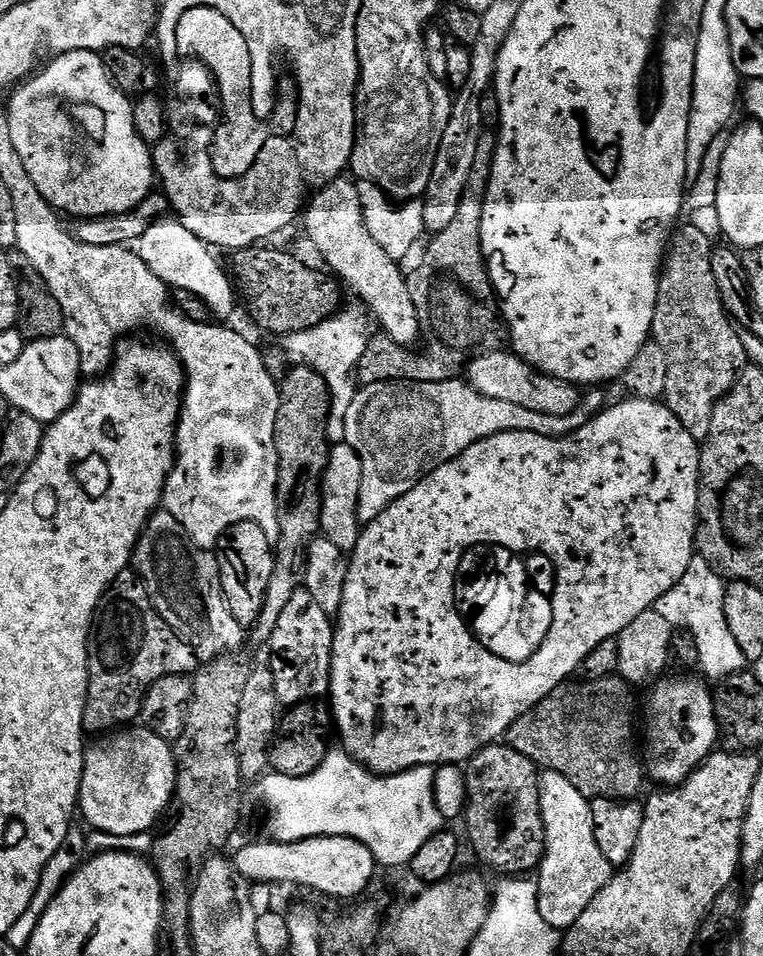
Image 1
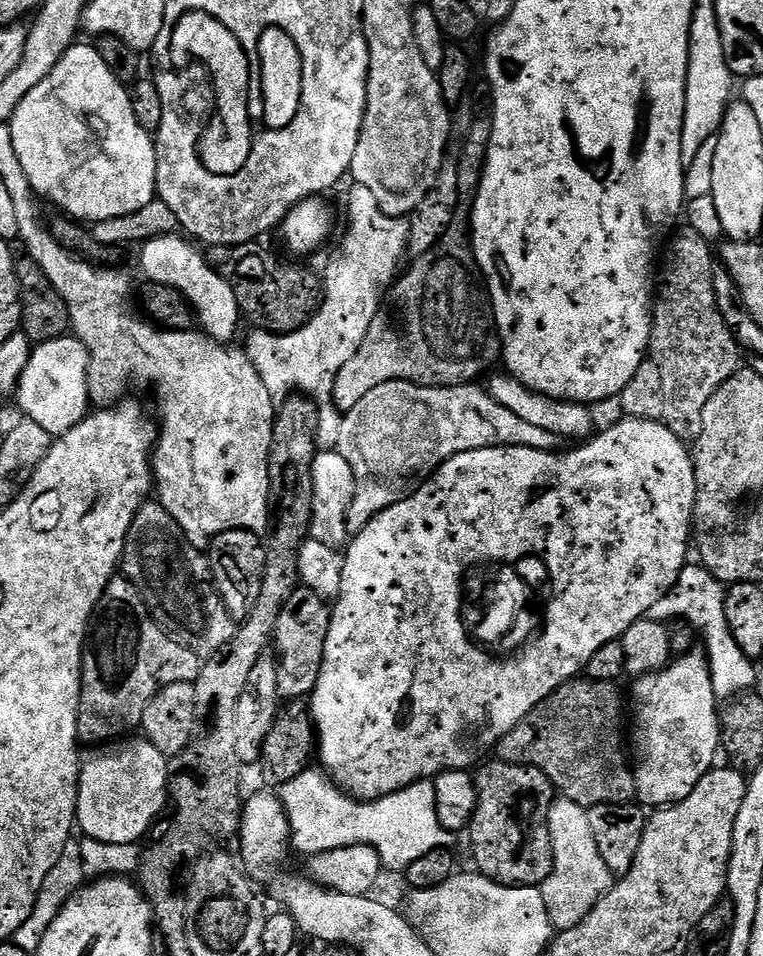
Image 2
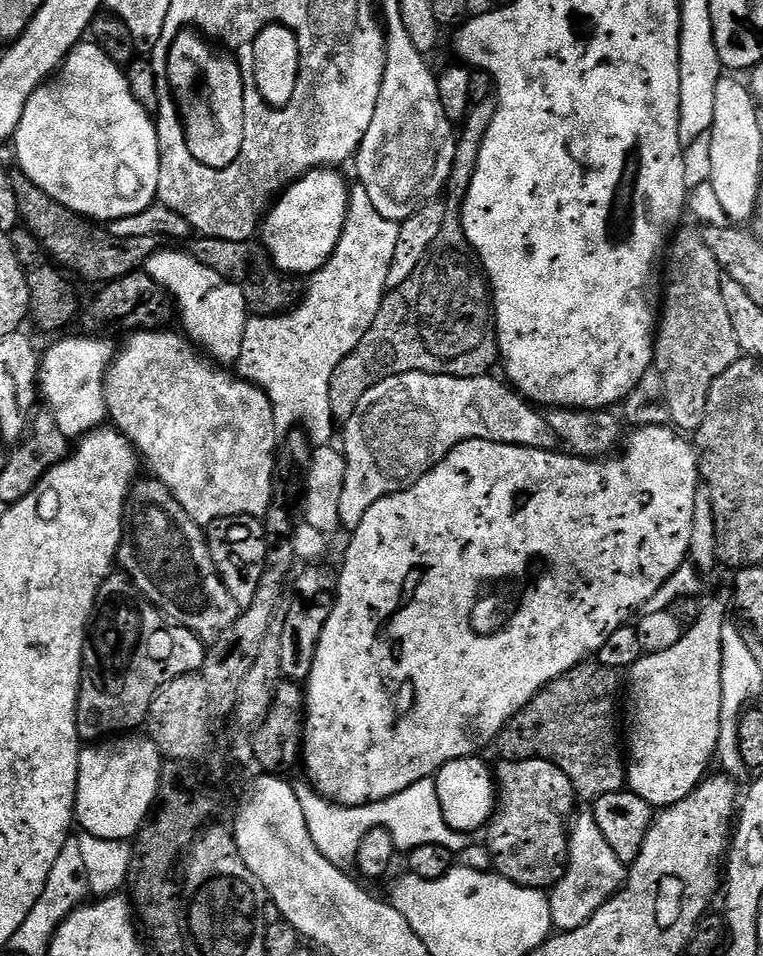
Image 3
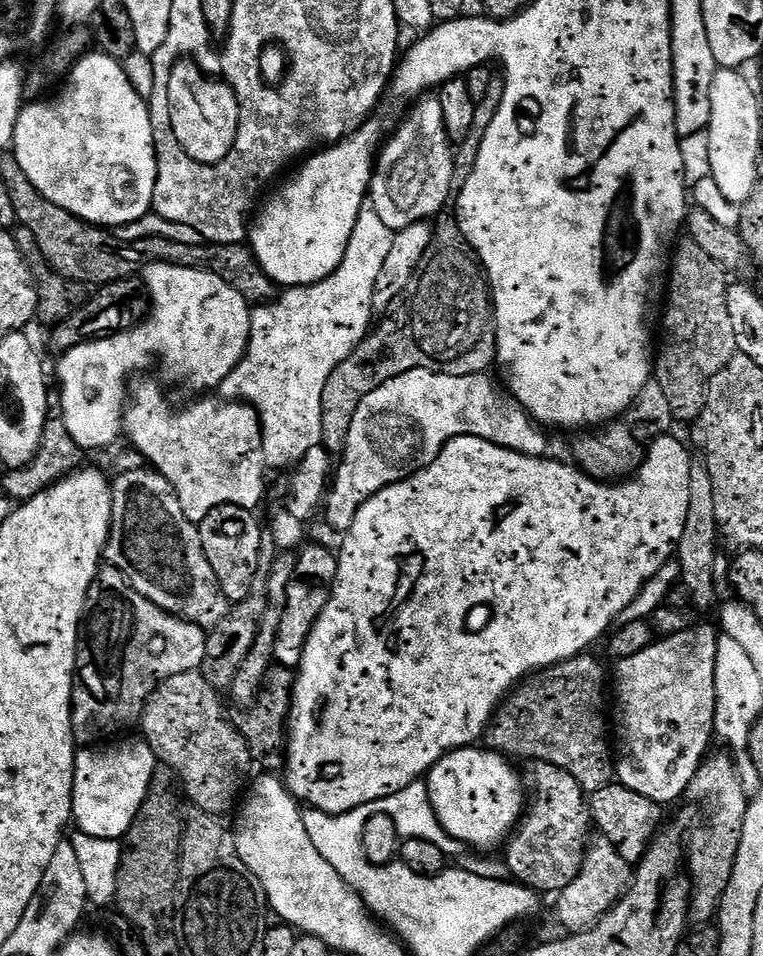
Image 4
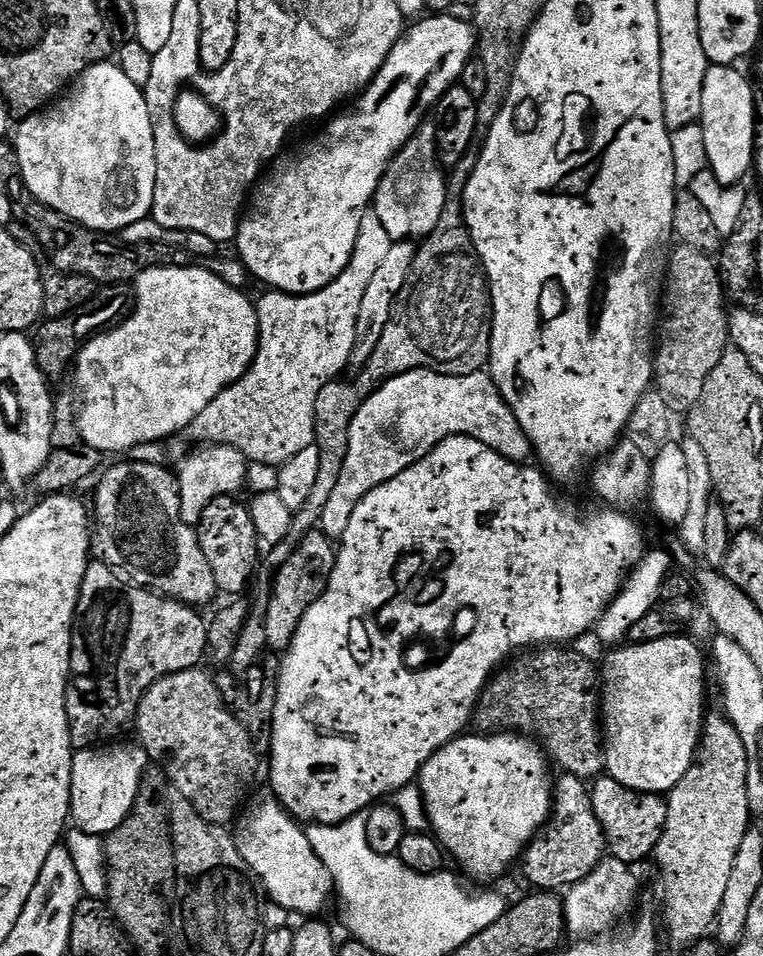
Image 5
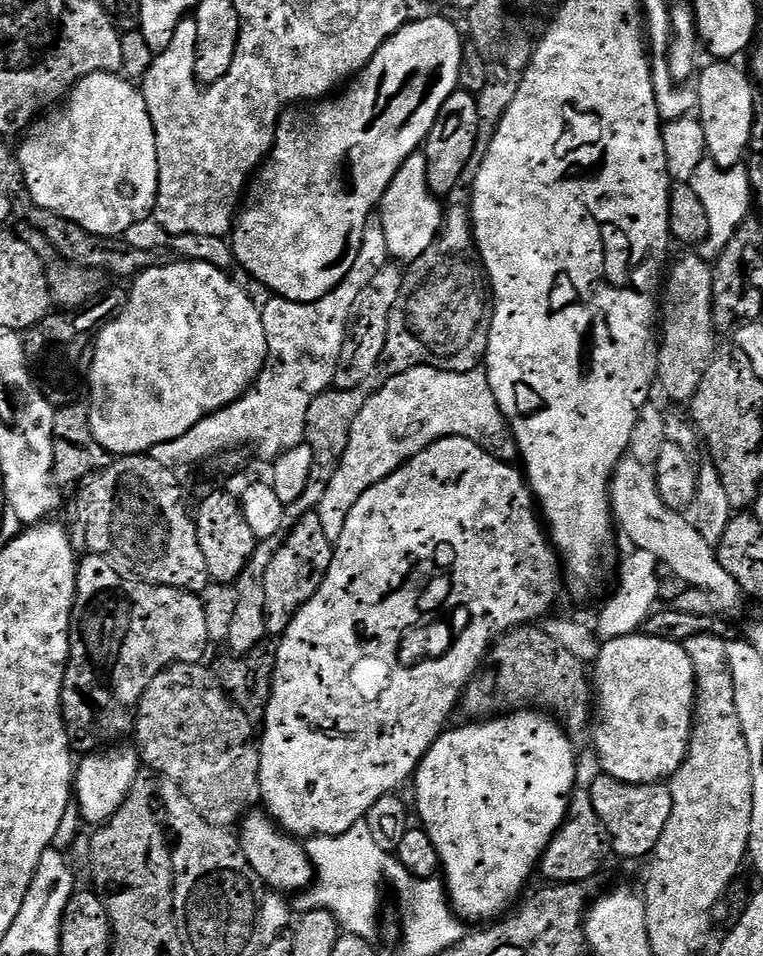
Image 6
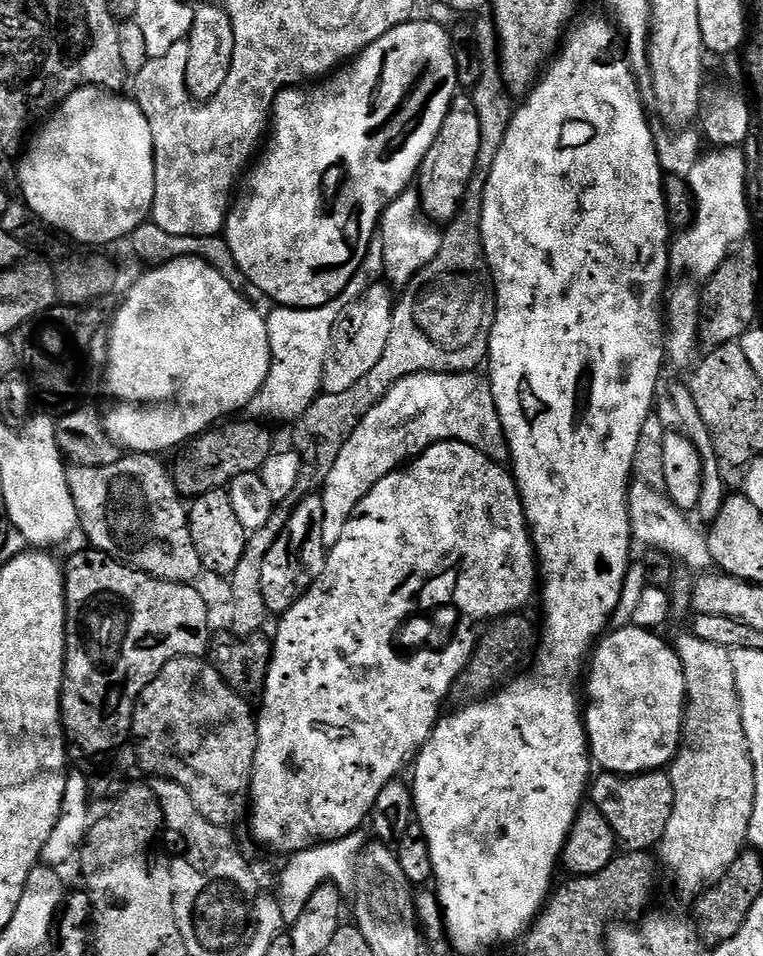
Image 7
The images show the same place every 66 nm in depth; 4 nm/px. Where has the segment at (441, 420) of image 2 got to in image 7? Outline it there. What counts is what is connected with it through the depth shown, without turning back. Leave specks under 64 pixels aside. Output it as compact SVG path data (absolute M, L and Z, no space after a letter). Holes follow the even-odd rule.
M419 372L413 376L407 376L398 381L386 395L375 404L362 418L362 422L350 434L346 446L337 454L334 466L330 474L324 479L322 495L324 498L324 517L322 518L322 538L325 545L331 546L342 538L342 530L346 522L352 517L356 507L374 490L382 478L386 478L391 472L397 471L401 466L413 461L435 444L441 444L447 440L457 440L463 444L474 446L480 452L485 452L497 462L509 459L508 440L504 437L502 422L498 418L496 403L492 397L492 385L484 380L476 372Z

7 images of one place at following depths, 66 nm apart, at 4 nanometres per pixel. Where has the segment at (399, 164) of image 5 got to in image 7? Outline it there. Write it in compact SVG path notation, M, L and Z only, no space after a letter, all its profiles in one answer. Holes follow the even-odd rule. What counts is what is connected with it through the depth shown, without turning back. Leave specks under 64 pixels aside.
M407 190L388 203L378 229L378 239L384 251L384 271L387 283L393 289L403 290L436 255L440 252L442 232L424 214L420 206L420 193Z

